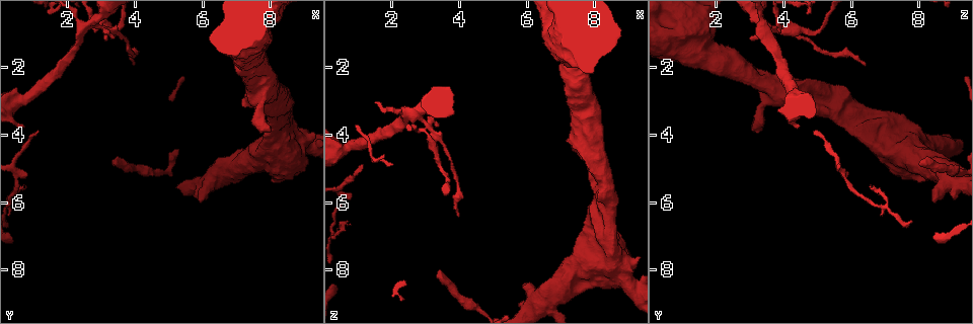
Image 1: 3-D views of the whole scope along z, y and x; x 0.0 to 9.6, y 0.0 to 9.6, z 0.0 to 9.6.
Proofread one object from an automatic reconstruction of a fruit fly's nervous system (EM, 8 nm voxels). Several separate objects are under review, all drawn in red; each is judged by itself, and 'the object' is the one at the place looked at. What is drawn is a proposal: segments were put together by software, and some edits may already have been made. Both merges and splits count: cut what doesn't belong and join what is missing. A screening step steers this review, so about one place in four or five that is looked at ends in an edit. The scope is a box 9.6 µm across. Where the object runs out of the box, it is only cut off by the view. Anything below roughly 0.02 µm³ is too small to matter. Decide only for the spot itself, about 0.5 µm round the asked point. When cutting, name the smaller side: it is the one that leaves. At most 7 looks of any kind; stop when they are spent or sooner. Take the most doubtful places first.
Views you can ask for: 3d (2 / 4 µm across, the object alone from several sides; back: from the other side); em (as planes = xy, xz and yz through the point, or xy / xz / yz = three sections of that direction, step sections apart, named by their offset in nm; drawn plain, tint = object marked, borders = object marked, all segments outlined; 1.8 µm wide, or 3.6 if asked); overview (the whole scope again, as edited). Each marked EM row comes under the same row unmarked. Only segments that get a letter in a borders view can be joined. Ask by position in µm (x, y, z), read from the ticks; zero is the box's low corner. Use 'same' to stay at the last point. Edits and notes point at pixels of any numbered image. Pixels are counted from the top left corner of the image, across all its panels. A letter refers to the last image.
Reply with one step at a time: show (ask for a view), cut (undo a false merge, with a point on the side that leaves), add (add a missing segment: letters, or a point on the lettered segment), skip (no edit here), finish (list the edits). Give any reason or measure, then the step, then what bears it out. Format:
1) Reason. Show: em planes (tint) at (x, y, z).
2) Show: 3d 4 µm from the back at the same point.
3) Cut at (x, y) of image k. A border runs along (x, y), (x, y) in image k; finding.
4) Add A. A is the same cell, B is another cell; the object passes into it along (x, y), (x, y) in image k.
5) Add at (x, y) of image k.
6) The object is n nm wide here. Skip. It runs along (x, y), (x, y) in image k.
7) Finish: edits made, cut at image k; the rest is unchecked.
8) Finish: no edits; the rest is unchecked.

Branch stops here. Show: 3d 4 µm at (3.40, 4.95, 8.05).

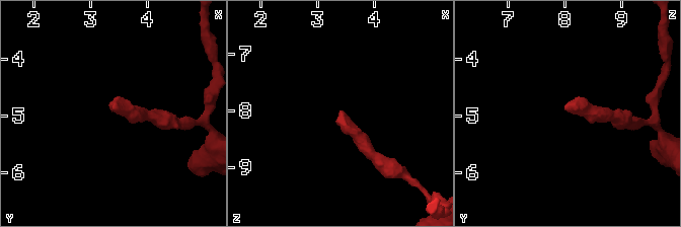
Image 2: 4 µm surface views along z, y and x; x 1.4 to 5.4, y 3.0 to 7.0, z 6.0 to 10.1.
Now the EM. Show: em planes (borders) at (3.40, 4.95, 8.05).

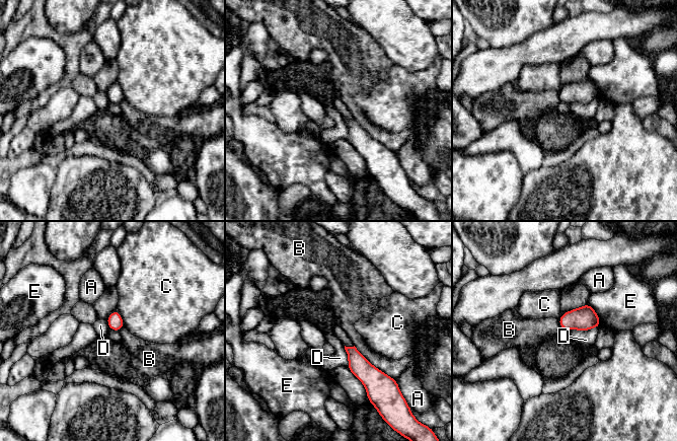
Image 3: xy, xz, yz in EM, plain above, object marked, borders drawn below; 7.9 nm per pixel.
Skip. A, B, C, D and E are other cells; a border runs along (598, 327), (585, 331), (569, 331) in image 3; none of them fits.

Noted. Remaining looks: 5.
Arms run side by side. Show: em 3.6 µm planes (borders) at (3.25, 0.95, 4.00).

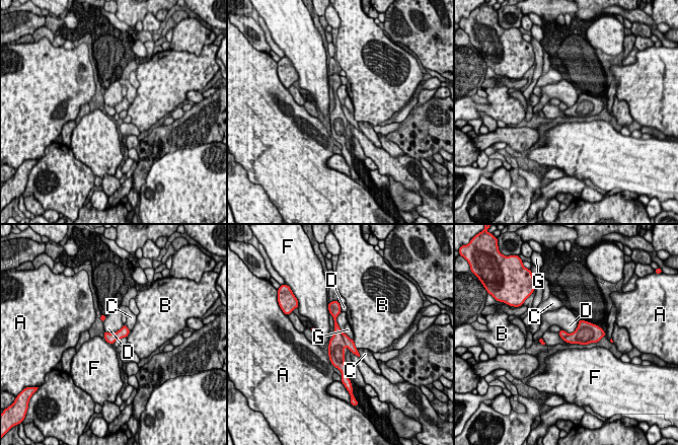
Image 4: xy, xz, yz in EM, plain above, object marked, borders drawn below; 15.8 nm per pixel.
The object is 160 nm wide here. Cut at (336, 345) of image 4. A, B, C, D, F and G are other cells; a border runs along (341, 332), (346, 345) in image 4; two cells meet here.

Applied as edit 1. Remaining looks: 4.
See it whole again. Show: overview.

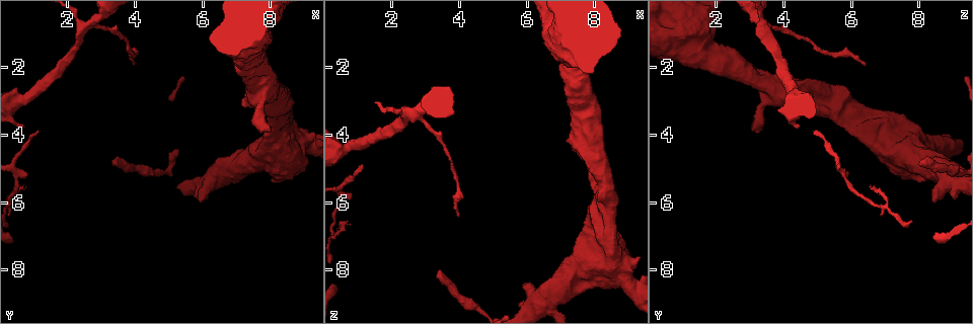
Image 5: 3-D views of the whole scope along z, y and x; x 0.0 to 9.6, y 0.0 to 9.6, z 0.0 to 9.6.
An open end. Show: 3d 2 µm at (0.70, 3.80, 4.50).

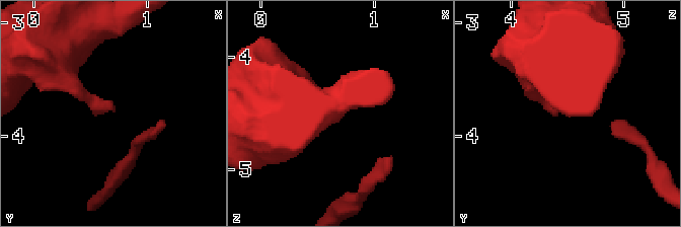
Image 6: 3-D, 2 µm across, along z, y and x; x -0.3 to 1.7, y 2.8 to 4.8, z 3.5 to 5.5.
Now the EM. Show: em xz step 8 (tint) at (0.70, 3.76, 4.46).

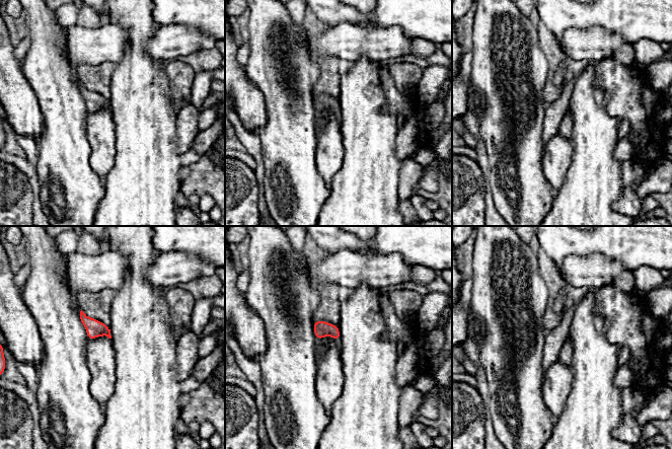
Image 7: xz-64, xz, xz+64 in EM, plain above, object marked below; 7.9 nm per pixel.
Show: em planes (borders) at the same point.

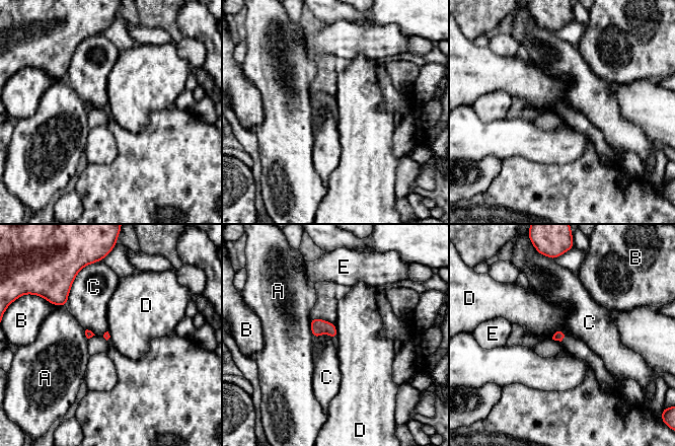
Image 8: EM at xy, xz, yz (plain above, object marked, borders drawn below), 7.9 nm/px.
The longest contact is with C, 260 nm. Skip. A, B, C, D and E are other cells; no lettered segment goes on from it.

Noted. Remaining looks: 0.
Finish: edits made, cut at image 4; the rest is unchecked.

